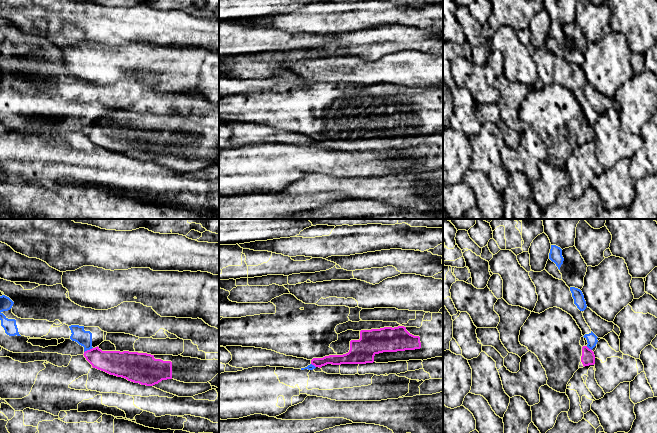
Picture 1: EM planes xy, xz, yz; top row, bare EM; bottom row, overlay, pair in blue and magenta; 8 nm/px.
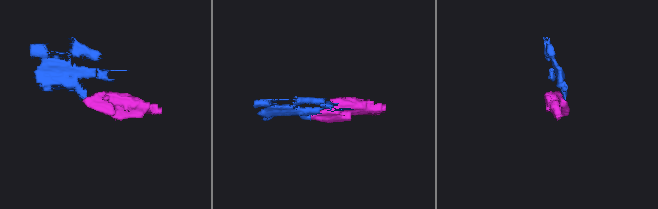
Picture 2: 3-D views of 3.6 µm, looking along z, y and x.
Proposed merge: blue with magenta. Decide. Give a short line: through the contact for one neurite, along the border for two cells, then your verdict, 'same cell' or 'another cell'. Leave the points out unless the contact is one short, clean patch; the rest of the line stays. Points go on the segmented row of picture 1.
line xy (92, 347), (84, 352); another cell

